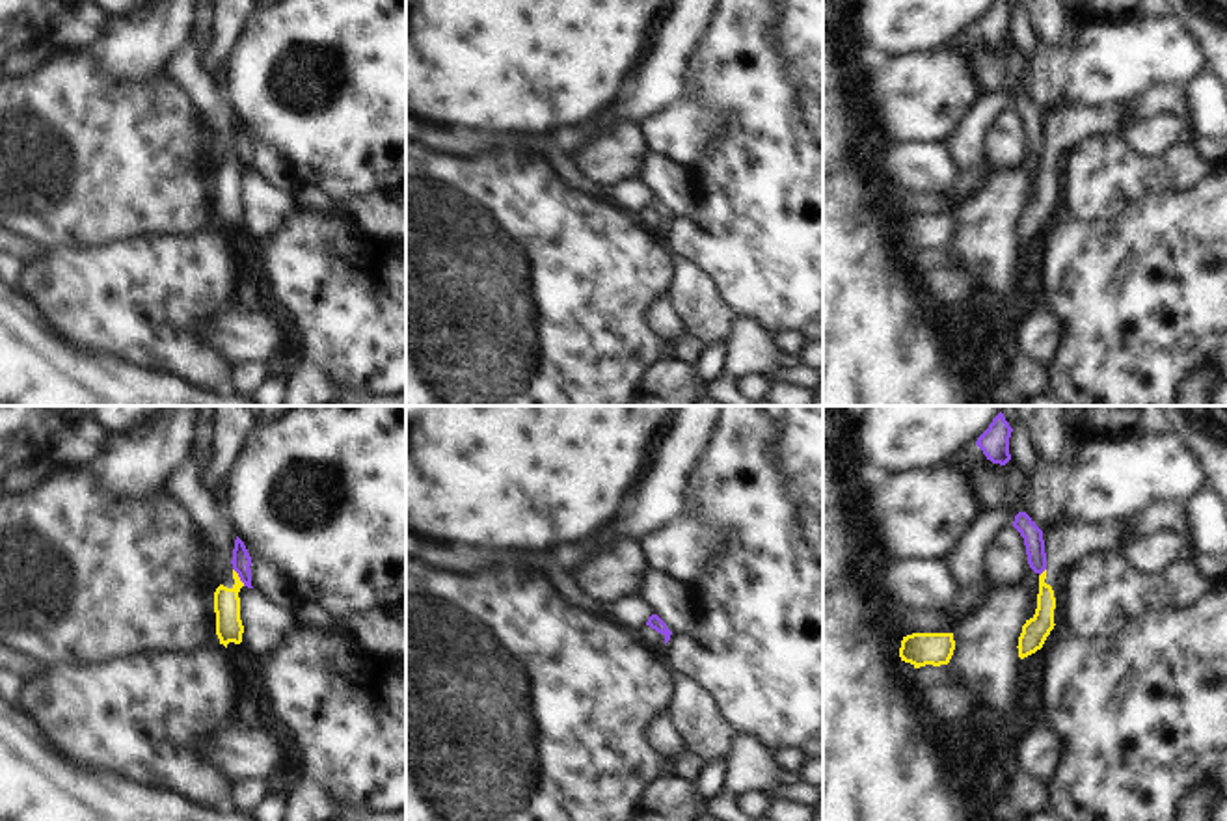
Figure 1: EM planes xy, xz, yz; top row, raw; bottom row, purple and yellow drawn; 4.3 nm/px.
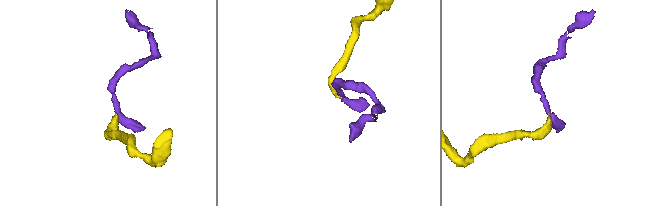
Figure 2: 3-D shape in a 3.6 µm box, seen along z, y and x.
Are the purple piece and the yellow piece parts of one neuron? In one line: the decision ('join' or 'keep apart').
keep apart

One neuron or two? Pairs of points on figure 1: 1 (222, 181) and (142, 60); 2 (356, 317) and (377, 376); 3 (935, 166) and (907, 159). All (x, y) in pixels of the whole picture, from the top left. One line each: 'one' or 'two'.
1: two
2: one
3: one

